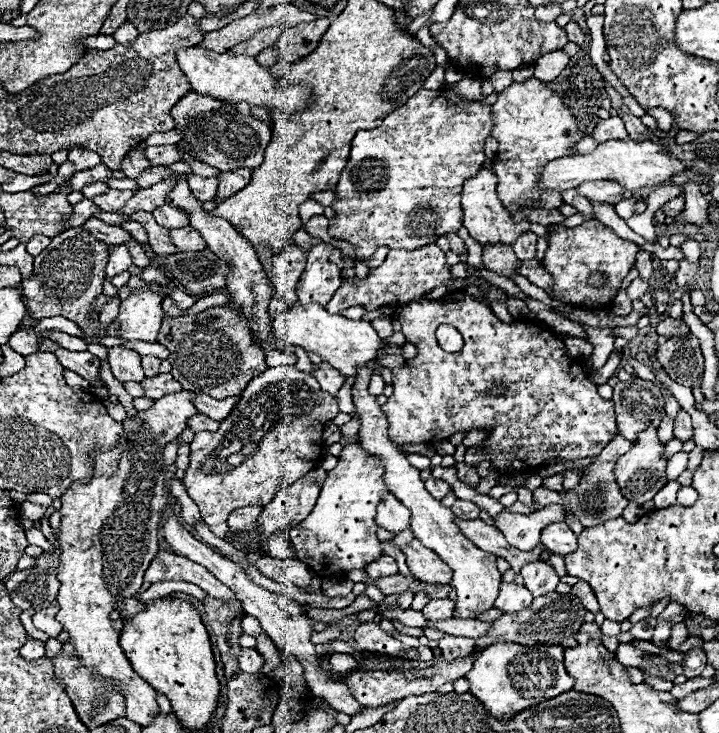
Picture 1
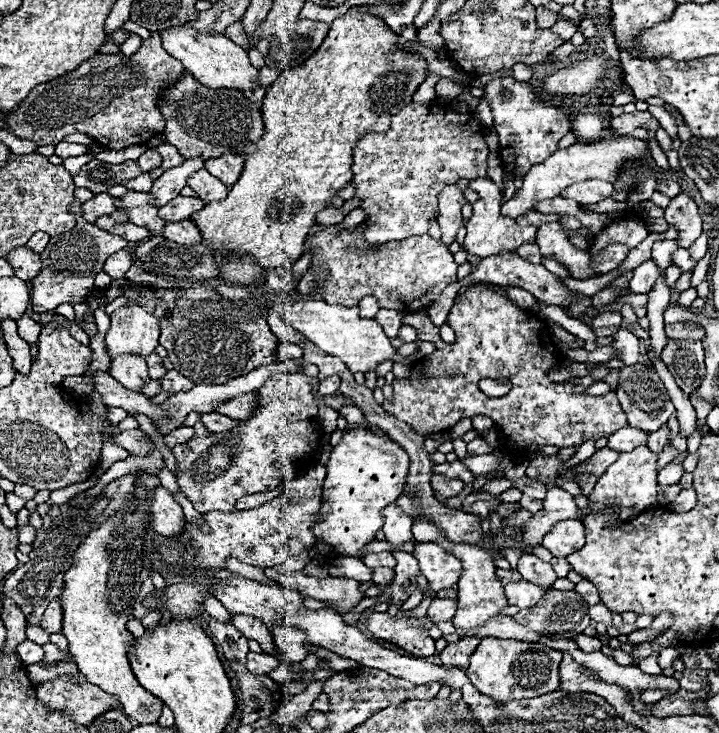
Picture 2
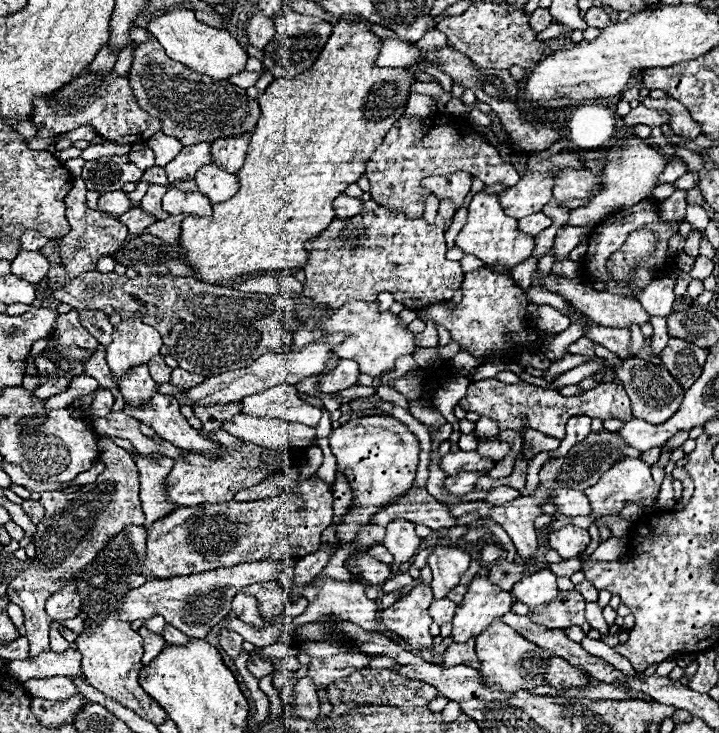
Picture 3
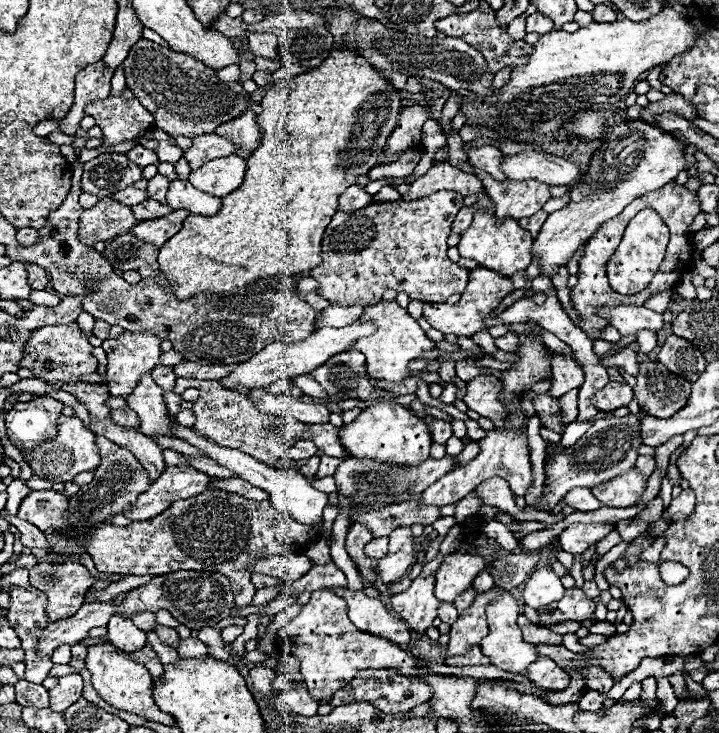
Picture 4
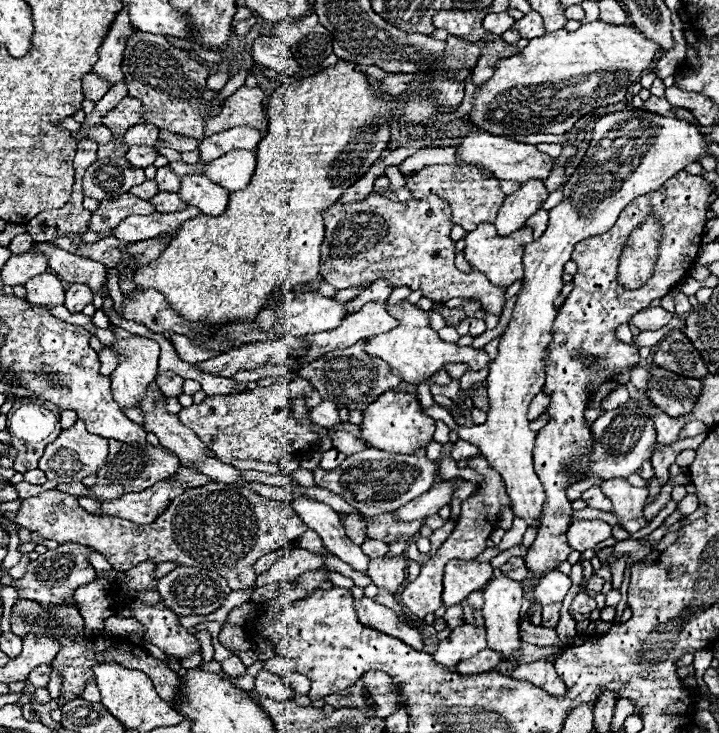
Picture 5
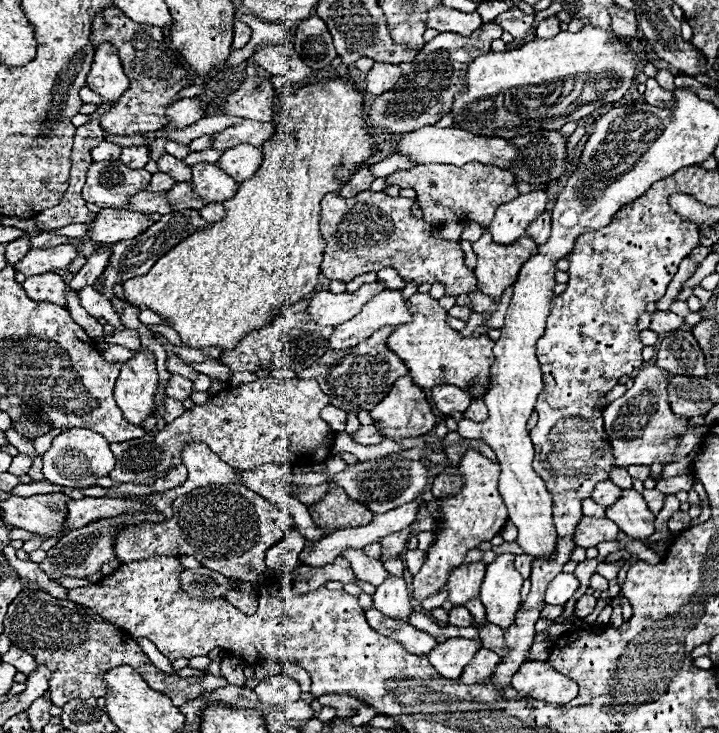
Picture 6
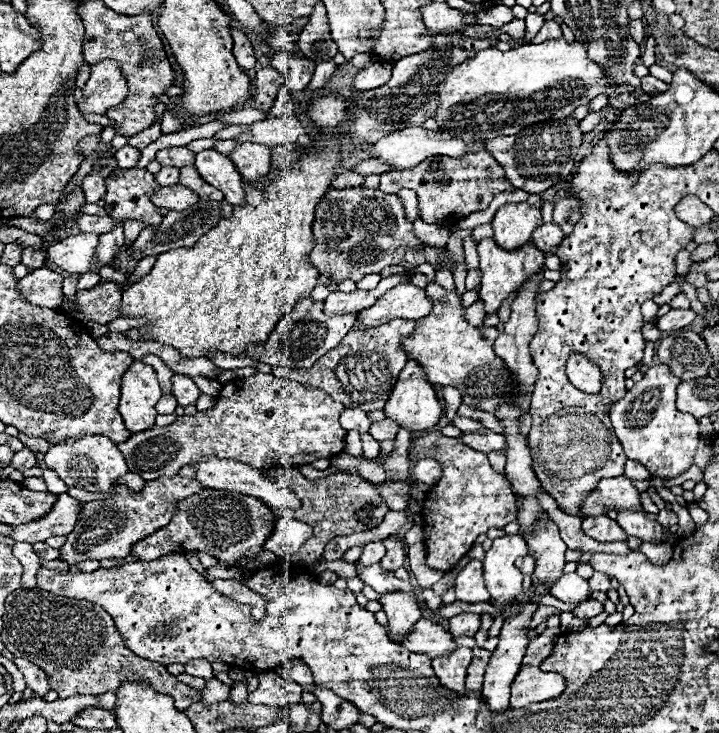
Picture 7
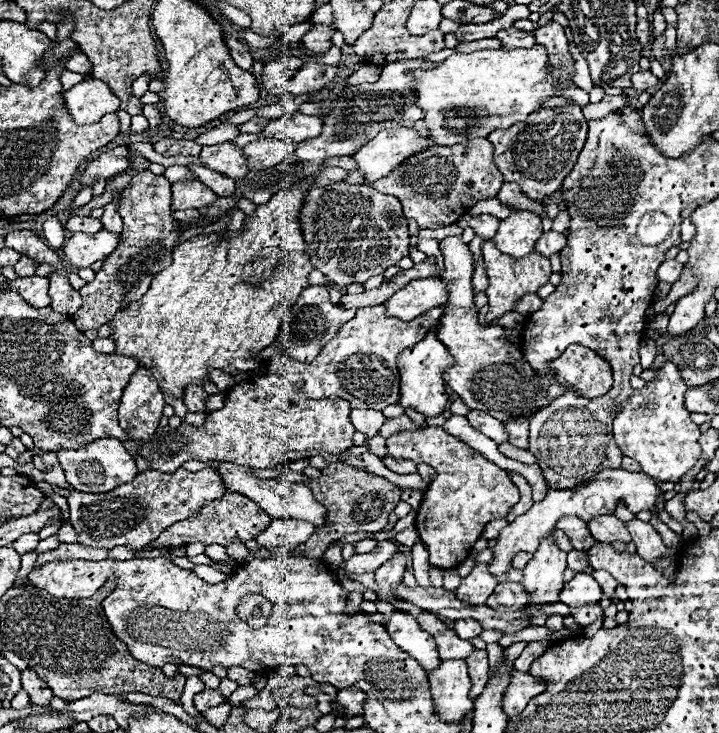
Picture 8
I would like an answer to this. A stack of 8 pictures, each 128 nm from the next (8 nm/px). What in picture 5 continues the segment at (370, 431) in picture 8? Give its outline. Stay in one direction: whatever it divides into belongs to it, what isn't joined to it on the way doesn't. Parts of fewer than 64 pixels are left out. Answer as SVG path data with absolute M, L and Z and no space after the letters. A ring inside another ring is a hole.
M324 400L320 406L310 408L310 420L322 428L334 428L340 418L338 418L338 408L330 400Z

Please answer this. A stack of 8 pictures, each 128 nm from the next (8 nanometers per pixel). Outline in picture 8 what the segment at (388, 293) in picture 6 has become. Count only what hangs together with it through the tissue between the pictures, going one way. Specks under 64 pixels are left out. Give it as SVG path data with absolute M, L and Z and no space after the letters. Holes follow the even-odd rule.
M422 278L412 280L408 286L400 288L394 296L390 296L386 306L386 316L394 316L400 320L414 320L420 314L438 308L446 302L444 282L440 278Z

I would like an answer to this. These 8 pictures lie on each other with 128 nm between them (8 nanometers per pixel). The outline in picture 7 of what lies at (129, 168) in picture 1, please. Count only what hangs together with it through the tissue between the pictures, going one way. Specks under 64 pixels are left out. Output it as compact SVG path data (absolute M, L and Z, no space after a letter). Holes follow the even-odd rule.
M130 168L120 176L106 176L104 186L106 194L102 196L102 202L110 216L124 220L140 218L146 226L160 224L162 216L146 196L160 186L154 182L154 174L146 168Z

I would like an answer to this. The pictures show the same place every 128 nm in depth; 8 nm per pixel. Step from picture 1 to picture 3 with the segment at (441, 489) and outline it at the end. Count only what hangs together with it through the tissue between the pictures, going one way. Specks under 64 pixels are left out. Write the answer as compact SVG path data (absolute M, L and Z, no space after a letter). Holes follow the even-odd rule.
M460 472L456 476L448 476L446 482L444 482L444 488L450 492L450 494L466 494L474 488L474 482L478 476L482 476L484 472Z

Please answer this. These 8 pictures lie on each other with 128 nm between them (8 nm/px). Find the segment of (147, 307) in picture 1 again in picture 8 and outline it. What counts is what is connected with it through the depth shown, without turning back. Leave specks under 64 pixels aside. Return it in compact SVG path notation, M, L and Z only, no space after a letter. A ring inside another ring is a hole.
M140 366L124 388L118 410L120 424L130 438L148 440L158 428L164 406L166 402L158 382Z

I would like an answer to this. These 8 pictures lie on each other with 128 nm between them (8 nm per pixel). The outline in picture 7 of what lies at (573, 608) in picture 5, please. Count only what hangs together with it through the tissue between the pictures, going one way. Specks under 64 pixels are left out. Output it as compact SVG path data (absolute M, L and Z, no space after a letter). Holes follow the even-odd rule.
M590 598L590 600L586 600L584 604L578 604L572 612L574 612L576 618L584 618L584 620L588 620L588 618L592 618L592 616L598 616L602 610L604 610L604 608L602 608L602 602Z

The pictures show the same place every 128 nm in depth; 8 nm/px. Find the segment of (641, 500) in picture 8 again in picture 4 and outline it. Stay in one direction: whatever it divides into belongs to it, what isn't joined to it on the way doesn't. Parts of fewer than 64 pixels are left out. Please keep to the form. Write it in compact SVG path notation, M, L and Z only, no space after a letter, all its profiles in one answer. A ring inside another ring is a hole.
M574 488L564 496L566 504L570 504L570 508L574 508L576 512L590 512L590 510L598 510L602 504L592 496L590 488ZM500 590L500 592L502 592L502 596L500 596L494 604L490 604L490 606L486 608L490 632L488 632L488 636L480 642L480 648L482 648L484 656L490 658L490 664L494 664L496 668L506 670L506 672L512 672L512 674L522 674L522 676L526 676L528 666L534 664L536 658L538 658L536 646L524 642L524 638L522 638L522 632L520 632L520 628L518 628L518 624L516 624L516 616L520 614L520 608L518 608L514 596L512 596L510 592L506 592L506 590Z

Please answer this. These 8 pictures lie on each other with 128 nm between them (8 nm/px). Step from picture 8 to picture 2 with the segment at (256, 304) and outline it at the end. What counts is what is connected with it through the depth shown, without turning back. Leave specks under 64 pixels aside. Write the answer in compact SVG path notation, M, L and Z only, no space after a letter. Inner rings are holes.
M358 6L350 8L342 18L336 18L332 22L332 28L328 32L328 36L324 38L322 46L316 50L316 54L308 60L304 60L300 66L286 69L286 72L281 72L278 80L274 81L274 84L269 86L266 96L264 96L264 102L262 102L262 118L264 118L264 124L266 124L266 132L264 136L258 140L258 150L254 152L254 156L250 156L246 160L246 166L244 166L244 172L240 176L240 180L230 188L228 196L220 202L212 202L212 204L206 204L204 210L196 212L192 216L194 224L200 228L200 234L202 238L208 242L210 250L214 252L216 260L220 262L224 254L228 252L238 252L238 254L250 254L256 258L256 264L260 264L262 268L278 268L278 266L284 266L288 262L296 262L302 254L302 244L304 244L304 238L308 236L308 230L314 226L314 218L316 218L316 212L324 210L330 202L330 198L336 196L338 190L342 190L344 186L350 184L352 180L352 172L350 172L350 166L352 166L352 150L356 146L356 140L360 134L364 132L386 132L390 128L391 117L400 112L400 108L404 108L406 104L412 102L412 96L414 92L418 90L418 86L426 80L428 76L428 64L426 60L420 56L420 54L412 54L412 52L406 52L398 46L398 36L384 24L382 18L378 16L372 16L370 12L362 12Z

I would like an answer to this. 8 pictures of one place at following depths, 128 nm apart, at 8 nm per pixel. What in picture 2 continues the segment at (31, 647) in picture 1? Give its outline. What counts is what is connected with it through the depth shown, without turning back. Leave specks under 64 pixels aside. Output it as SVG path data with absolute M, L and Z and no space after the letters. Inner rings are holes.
M24 640L20 646L18 646L18 656L20 660L30 666L30 664L40 664L42 658L44 658L44 648L38 646L36 642L30 642L30 640Z

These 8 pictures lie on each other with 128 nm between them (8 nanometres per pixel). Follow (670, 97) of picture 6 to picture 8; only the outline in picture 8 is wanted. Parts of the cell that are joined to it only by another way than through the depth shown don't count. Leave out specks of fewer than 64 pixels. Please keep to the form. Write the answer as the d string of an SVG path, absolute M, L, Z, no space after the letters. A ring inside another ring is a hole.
M640 70L640 72L636 72L634 76L632 76L632 86L636 88L636 90L640 90L640 92L644 92L644 90L648 90L648 88L654 88L654 86L658 86L660 84L660 80L656 78L656 76L652 76L652 72L648 72L648 70Z

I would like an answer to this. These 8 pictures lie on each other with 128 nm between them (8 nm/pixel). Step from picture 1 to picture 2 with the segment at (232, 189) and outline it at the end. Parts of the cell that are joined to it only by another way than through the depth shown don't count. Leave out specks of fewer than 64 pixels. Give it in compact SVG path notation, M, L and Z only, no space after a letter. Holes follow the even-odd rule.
M226 154L220 158L210 158L204 168L208 172L212 172L212 176L216 176L220 182L224 182L228 188L232 188L232 184L238 182L242 170L244 170L244 156L234 156L234 154Z

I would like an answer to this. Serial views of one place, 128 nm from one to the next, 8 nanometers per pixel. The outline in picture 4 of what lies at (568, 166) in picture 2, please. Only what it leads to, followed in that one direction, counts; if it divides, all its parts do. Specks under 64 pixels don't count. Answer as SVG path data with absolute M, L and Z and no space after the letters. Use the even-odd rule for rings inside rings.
M478 168L474 170L496 206L496 218L522 220L542 210L542 206L550 200L550 188L538 180L506 180L504 184L496 184L496 180L492 180L486 172L480 172Z

